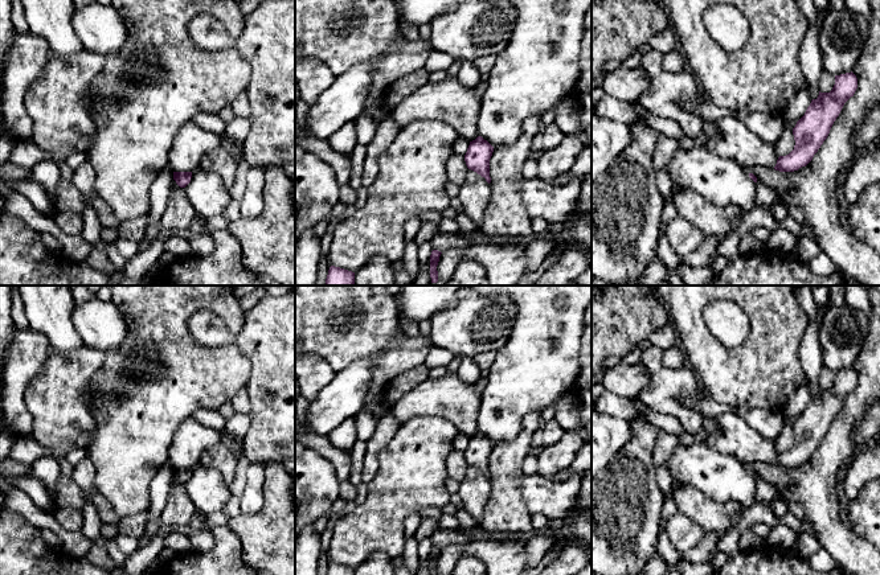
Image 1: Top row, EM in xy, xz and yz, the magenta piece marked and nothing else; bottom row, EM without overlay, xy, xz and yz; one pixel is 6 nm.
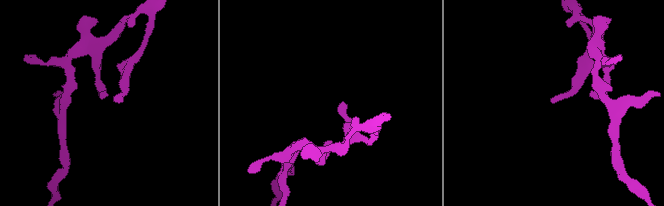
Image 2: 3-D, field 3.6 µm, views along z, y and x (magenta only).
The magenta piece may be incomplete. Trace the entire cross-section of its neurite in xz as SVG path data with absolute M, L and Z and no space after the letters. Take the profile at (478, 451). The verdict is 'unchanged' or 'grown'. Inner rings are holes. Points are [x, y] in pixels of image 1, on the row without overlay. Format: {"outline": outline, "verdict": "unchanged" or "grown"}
{"outline": "M478 432L475 436L470 438L467 448L464 451L464 457L468 465L476 468L490 480L490 455L492 452L494 443Z", "verdict": "unchanged"}

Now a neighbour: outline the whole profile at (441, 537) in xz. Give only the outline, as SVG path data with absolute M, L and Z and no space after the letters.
M437 529L429 537L433 542L433 546L438 546L443 549L445 546L450 545L461 545L464 546L470 543L467 539L466 531L461 530L450 530L450 529Z

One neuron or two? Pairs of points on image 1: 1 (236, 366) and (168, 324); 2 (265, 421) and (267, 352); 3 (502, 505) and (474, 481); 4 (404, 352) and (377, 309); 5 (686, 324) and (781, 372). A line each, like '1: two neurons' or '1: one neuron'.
1: one neuron
2: one neuron
3: two neurons
4: one neuron
5: one neuron

